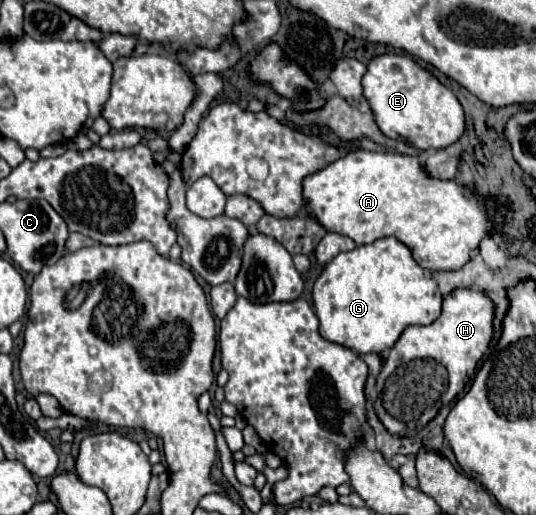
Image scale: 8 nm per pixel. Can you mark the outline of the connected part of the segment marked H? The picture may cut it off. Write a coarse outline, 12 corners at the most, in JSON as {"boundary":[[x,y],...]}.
{"boundary":[[454,289],[408,327],[378,375],[376,413],[410,437],[476,373],[496,305]]}

